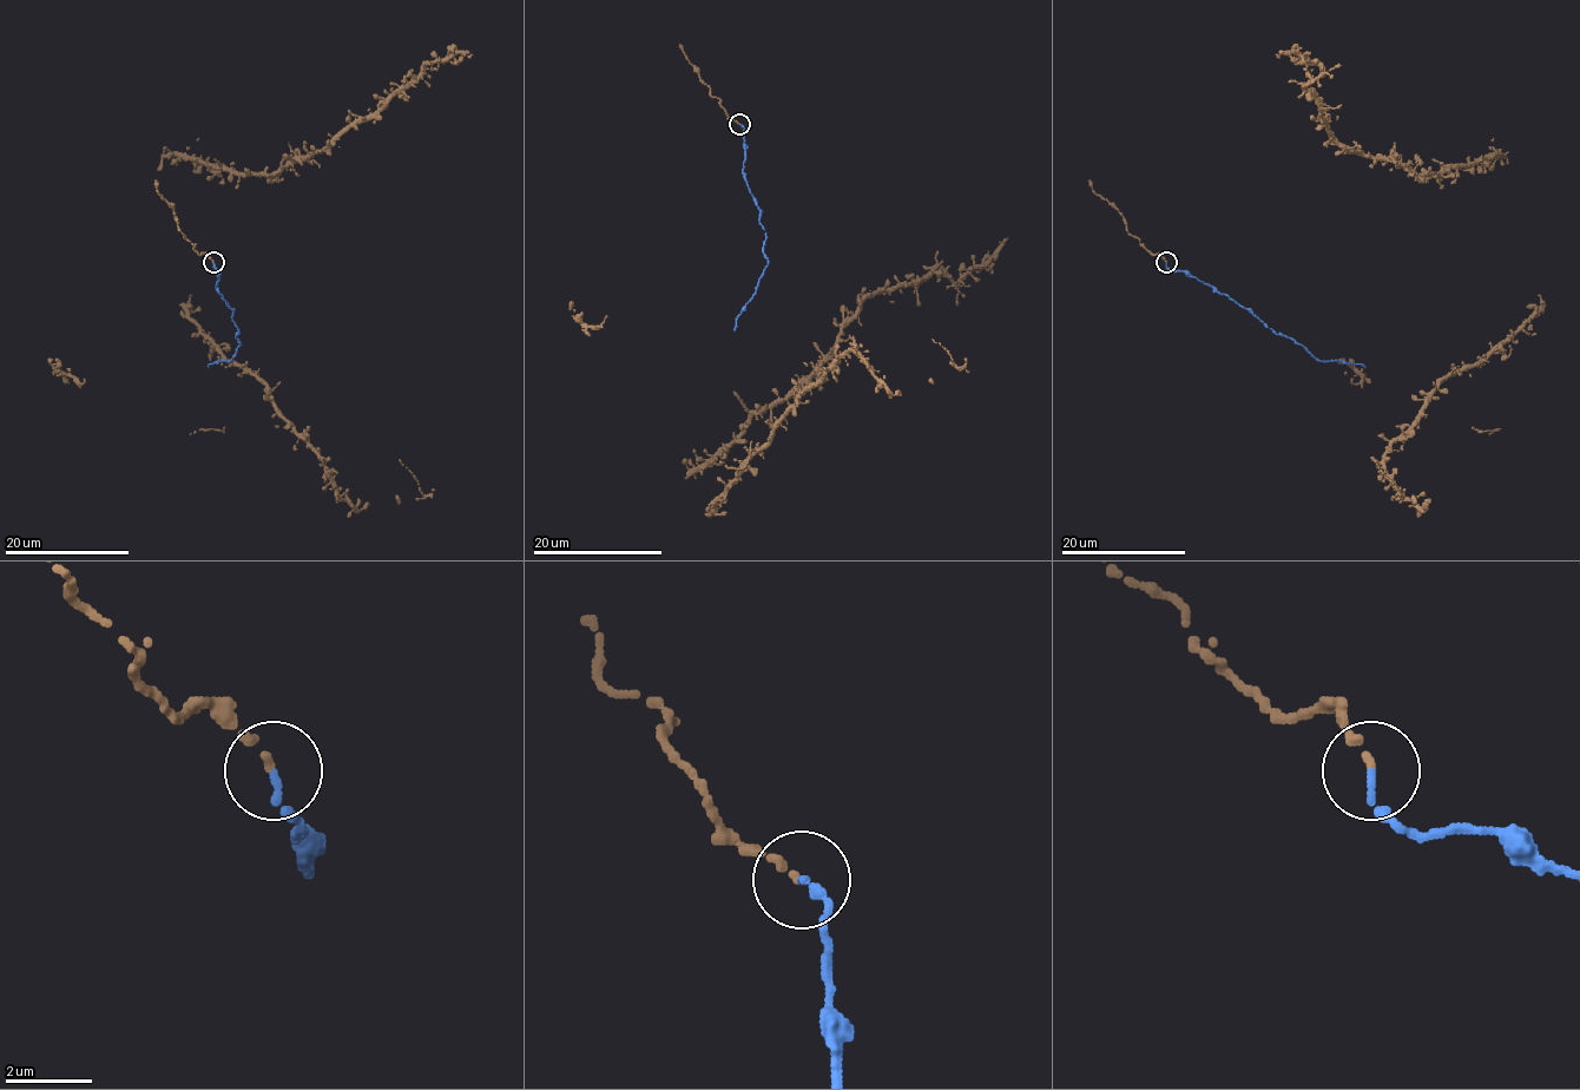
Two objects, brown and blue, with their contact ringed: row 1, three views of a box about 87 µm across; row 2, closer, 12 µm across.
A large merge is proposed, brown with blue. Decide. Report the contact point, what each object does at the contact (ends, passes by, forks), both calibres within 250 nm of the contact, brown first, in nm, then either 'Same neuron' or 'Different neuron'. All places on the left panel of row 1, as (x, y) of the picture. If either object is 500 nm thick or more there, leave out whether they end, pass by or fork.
Place: (214, 262). At the ring brown ends. At the ring blue ends. Thickness 180 nm (brown) against 160 nm. Same neuron

